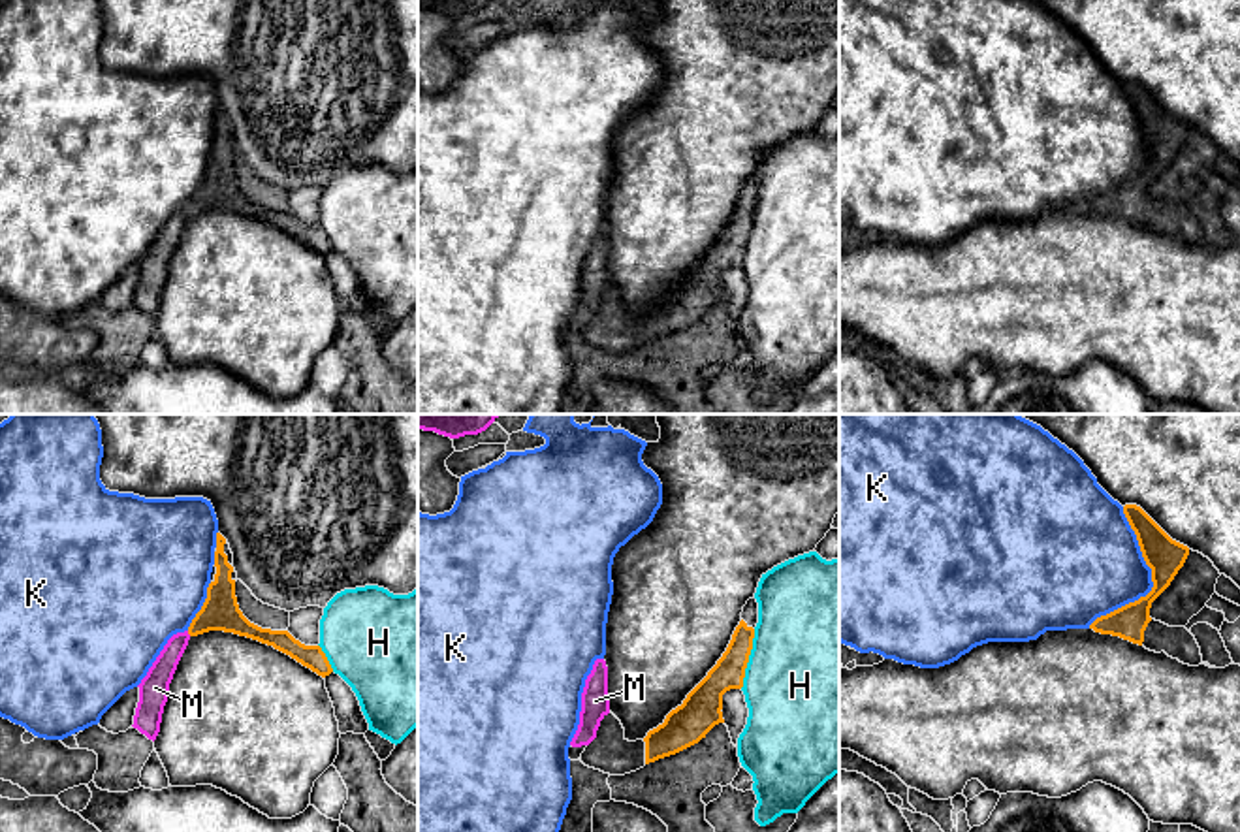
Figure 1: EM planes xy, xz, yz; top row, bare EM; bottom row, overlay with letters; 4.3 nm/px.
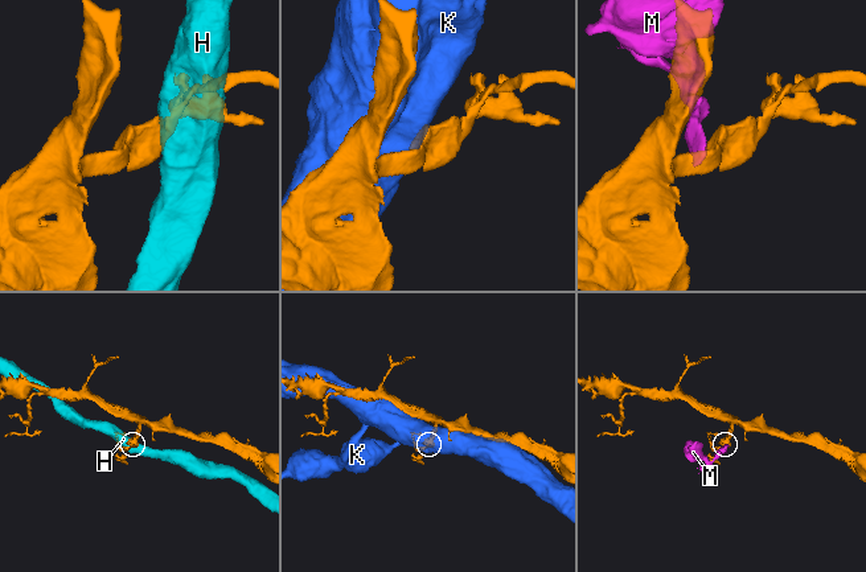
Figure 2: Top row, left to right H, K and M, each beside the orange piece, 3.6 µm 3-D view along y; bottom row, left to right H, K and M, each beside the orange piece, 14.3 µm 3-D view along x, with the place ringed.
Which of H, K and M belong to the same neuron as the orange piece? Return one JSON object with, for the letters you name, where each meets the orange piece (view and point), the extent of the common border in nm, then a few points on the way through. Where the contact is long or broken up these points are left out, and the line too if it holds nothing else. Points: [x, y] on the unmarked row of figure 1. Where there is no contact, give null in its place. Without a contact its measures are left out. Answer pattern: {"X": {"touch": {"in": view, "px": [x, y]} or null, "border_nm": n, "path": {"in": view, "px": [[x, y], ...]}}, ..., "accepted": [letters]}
{"M": {"touch": {"in": "xy", "px": [189, 211]}, "border_nm": 30, "path": {"in": "xy", "px": [[221, 191], [189, 211], [172, 230], [157, 260]]}}, "accepted": ["M"]}

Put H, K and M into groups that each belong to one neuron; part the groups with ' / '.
H / K / M

